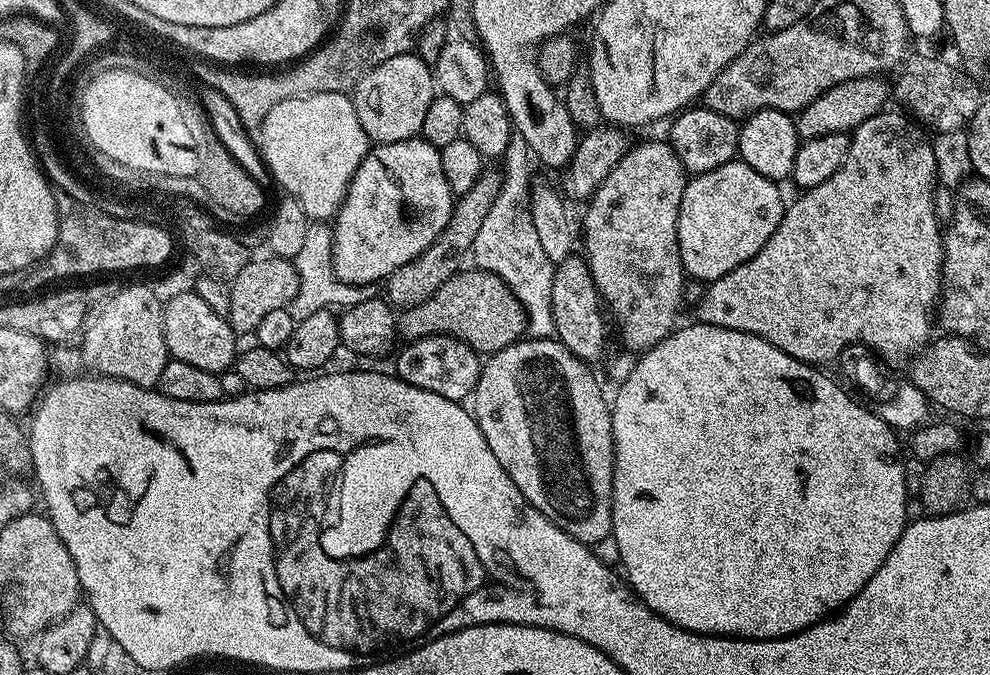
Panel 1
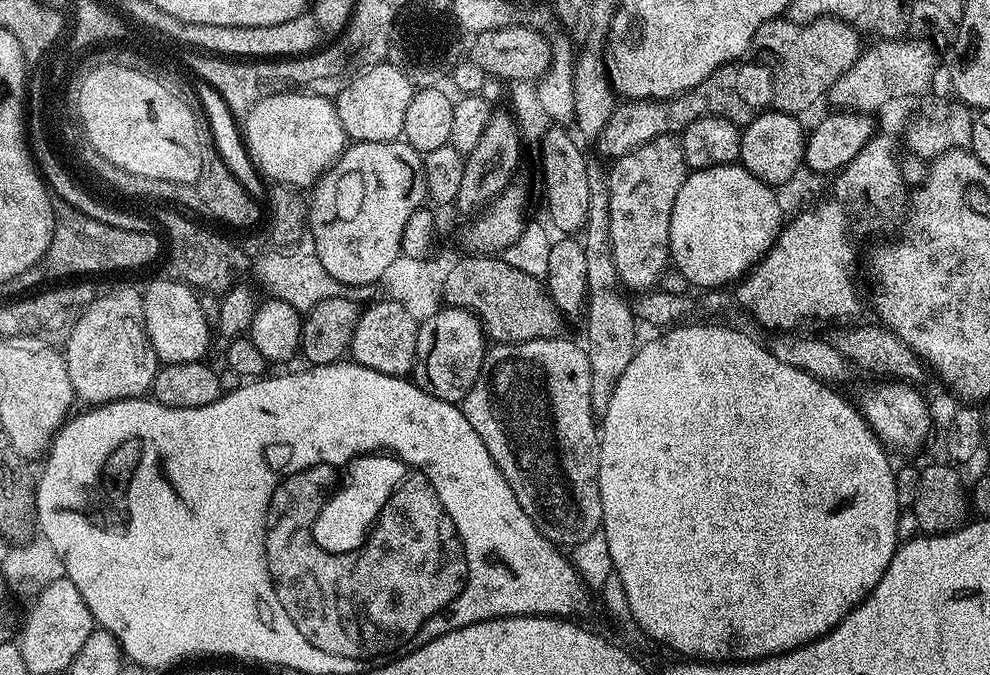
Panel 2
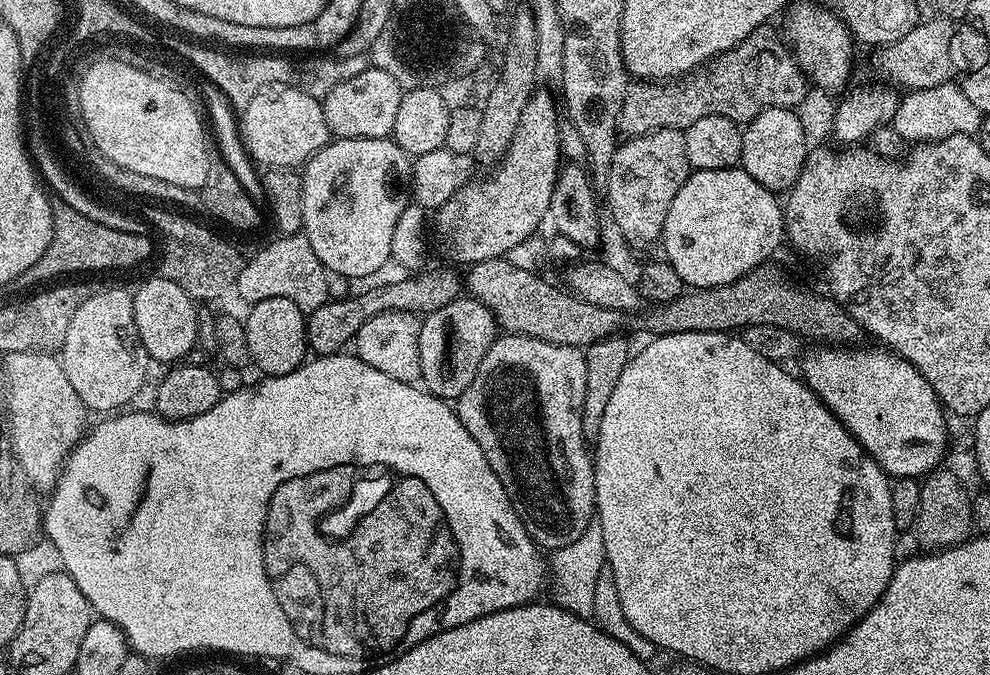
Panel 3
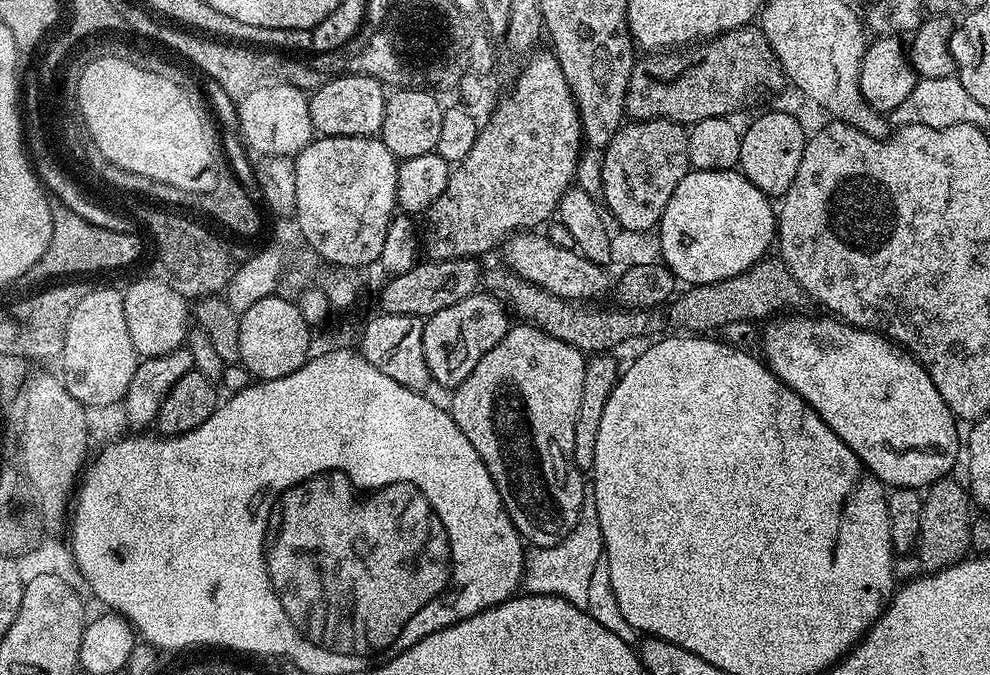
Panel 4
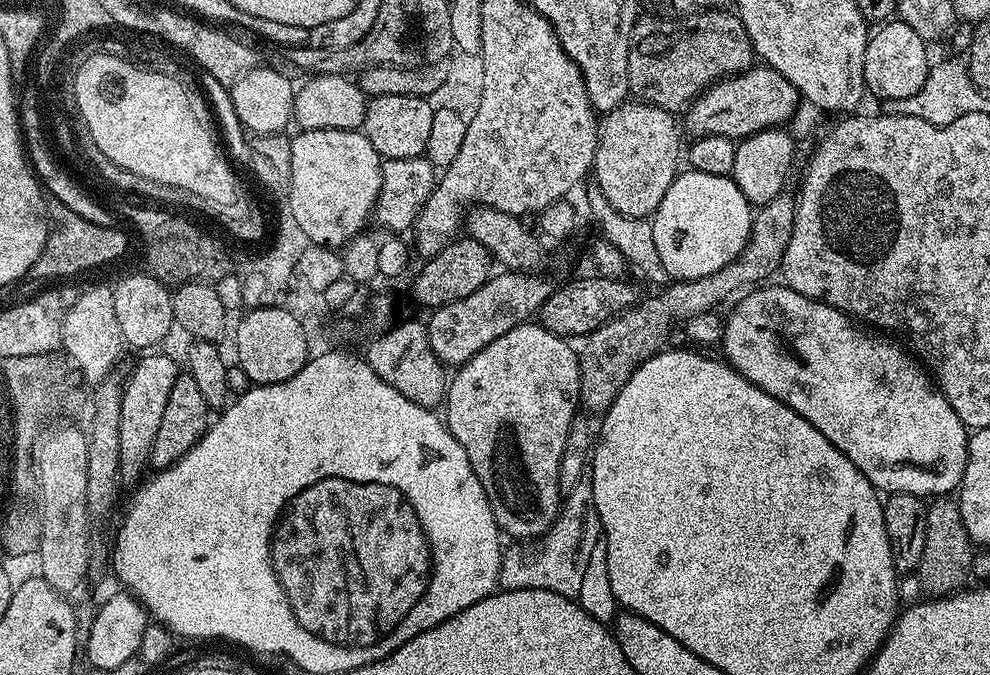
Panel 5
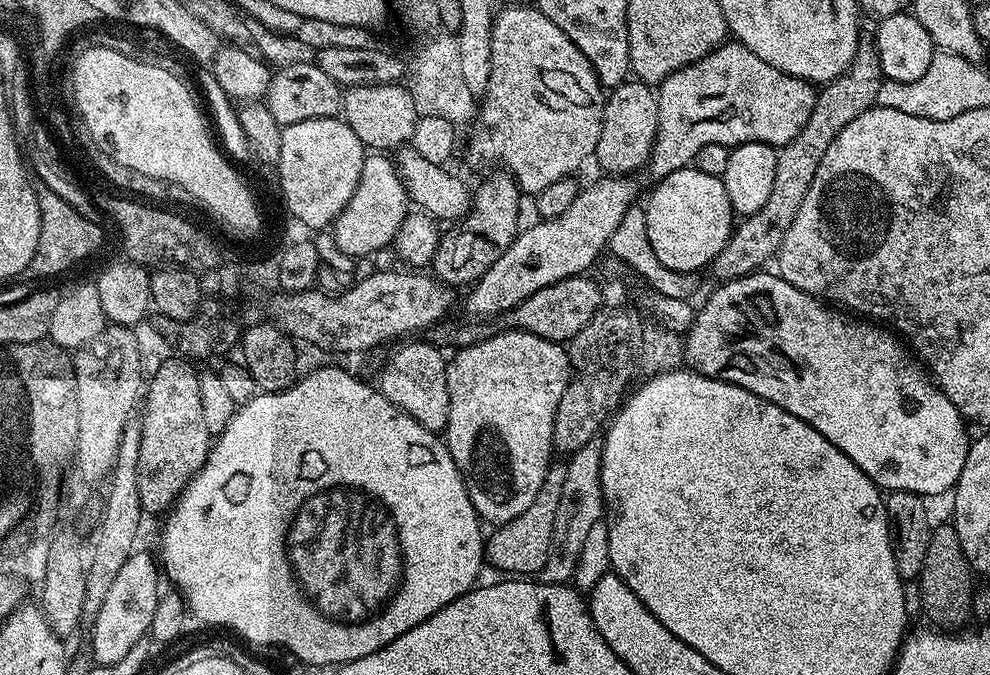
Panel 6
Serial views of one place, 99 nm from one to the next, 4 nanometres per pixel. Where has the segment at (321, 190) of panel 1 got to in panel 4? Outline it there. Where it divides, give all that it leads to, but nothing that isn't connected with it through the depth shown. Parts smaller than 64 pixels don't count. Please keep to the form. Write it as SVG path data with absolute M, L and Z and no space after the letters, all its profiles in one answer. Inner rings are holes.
M280 82L261 83L238 101L240 135L245 145L260 156L295 157L314 138L308 96L300 93L295 83L276 83Z

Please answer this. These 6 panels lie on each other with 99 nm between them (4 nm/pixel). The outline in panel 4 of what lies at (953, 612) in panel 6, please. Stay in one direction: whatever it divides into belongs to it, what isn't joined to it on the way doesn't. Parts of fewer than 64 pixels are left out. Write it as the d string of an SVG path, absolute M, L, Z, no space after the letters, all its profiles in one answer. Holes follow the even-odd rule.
M952 479L937 480L923 493L924 505L922 506L918 557L925 573L941 572L943 568L954 566L958 561L965 559L971 549L974 508L970 503L970 496L965 485L961 481L959 484Z

